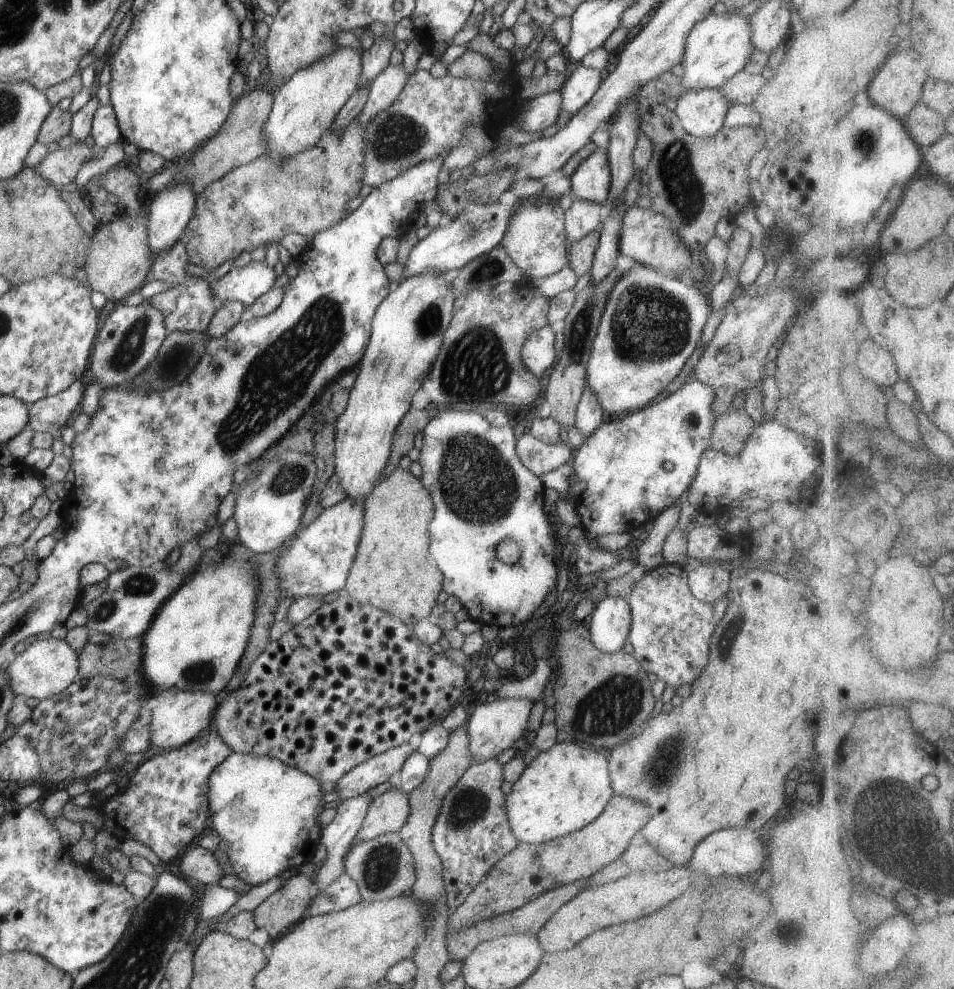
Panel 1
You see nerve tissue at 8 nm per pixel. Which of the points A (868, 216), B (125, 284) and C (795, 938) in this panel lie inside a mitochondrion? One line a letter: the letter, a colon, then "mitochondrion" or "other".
A: other
B: other
C: mitochondrion

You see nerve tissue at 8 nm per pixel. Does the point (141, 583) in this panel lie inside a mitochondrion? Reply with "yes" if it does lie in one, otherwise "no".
yes

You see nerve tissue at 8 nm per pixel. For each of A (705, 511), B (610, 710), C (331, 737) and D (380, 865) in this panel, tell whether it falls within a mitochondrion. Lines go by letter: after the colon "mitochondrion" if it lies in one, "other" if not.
A: other
B: mitochondrion
C: other
D: mitochondrion

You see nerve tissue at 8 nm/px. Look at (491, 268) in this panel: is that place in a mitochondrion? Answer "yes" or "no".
yes

